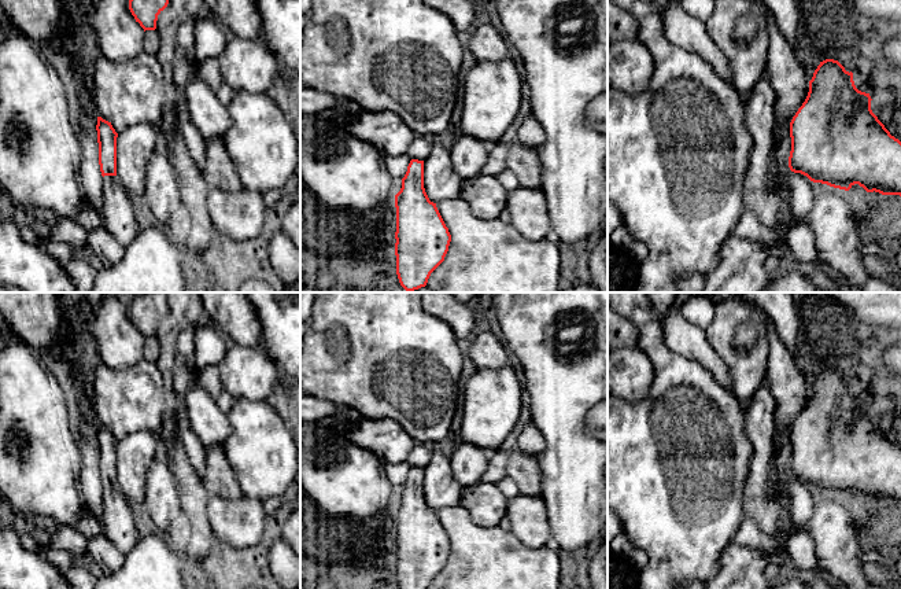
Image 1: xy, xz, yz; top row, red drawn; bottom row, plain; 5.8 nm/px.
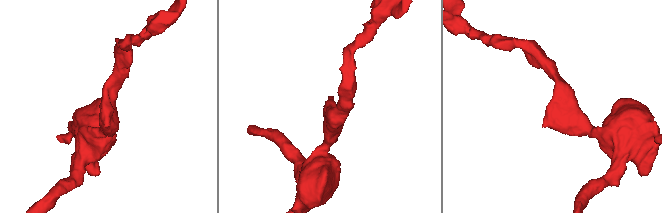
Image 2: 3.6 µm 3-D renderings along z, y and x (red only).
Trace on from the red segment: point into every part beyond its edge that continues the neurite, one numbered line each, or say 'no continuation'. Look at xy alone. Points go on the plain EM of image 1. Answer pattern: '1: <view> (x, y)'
1: xy (117, 523)

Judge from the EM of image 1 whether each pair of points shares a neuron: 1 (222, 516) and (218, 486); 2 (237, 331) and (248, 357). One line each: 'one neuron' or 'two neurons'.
1: two neurons
2: two neurons

